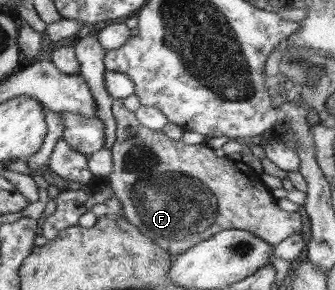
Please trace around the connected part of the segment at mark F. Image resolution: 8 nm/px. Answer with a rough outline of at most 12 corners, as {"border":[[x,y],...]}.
{"border":[[113,98],[108,181],[175,256],[225,229],[273,246],[303,218],[259,173],[141,126]]}

